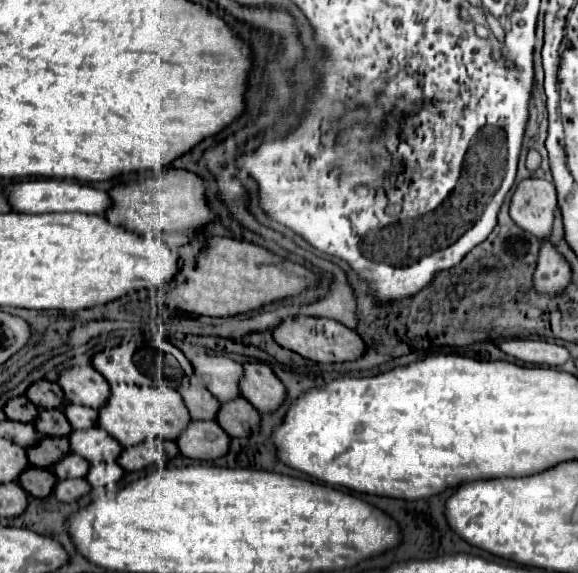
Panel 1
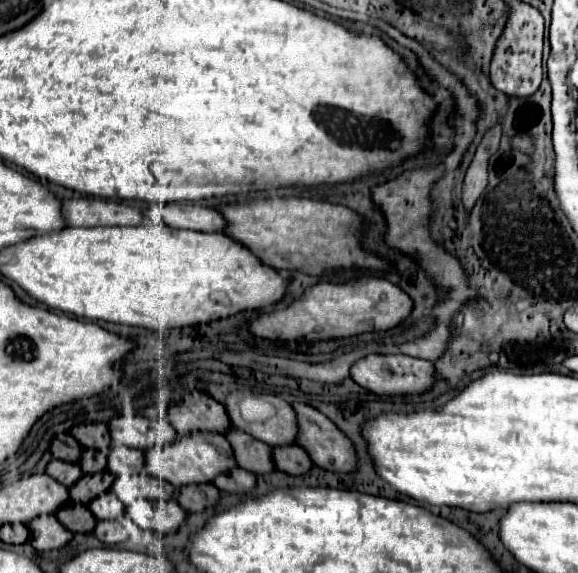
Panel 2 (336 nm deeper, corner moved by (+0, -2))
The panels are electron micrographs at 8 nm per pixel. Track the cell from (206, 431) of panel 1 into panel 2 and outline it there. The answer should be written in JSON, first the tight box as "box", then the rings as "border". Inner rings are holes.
{"box":[213,468,255,494],"border":[[[235,468],[227,474],[219,474],[213,482],[219,490],[233,492],[233,494],[247,494],[255,488],[255,476],[243,468]]]}

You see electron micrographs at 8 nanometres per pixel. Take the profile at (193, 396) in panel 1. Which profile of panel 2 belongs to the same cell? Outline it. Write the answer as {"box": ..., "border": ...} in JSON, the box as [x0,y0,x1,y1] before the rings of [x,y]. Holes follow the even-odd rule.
{"box":[227,430,275,474],"border":[[[233,430],[227,434],[227,440],[231,442],[235,450],[237,464],[253,474],[269,474],[275,470],[273,462],[273,450],[265,444],[255,440],[249,434],[241,434],[239,430]]]}

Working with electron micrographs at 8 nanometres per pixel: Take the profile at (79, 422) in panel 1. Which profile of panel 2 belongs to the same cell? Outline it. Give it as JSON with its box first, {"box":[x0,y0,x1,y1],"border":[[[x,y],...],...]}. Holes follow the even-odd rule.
{"box":[109,446,145,476],"border":[[[113,446],[109,454],[109,472],[113,476],[121,474],[143,474],[145,472],[145,456],[141,450],[131,450],[125,446]]]}

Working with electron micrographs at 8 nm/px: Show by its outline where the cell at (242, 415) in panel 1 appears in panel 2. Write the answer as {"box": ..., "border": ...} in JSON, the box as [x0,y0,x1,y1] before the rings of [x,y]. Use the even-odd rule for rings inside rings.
{"box":[273,446,313,476],"border":[[[301,446],[273,448],[273,460],[275,460],[277,470],[293,474],[293,476],[307,474],[313,468],[313,460],[309,458],[309,454]]]}

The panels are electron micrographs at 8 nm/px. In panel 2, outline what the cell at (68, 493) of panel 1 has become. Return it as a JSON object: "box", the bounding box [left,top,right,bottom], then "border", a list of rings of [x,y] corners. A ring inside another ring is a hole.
{"box":[95,520,129,546],"border":[[[113,520],[113,522],[97,522],[97,526],[95,526],[95,536],[103,542],[103,544],[109,544],[109,546],[113,546],[113,544],[119,544],[119,542],[123,542],[123,540],[127,540],[129,536],[127,536],[127,530],[121,526],[121,522],[117,522],[117,520]]]}

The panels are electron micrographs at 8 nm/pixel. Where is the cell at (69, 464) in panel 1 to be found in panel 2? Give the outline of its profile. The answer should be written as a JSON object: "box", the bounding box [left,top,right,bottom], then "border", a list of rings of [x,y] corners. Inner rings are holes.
{"box":[89,492,125,520],"border":[[[105,492],[93,502],[89,502],[89,510],[95,514],[97,520],[117,520],[123,516],[125,508],[113,492]]]}

